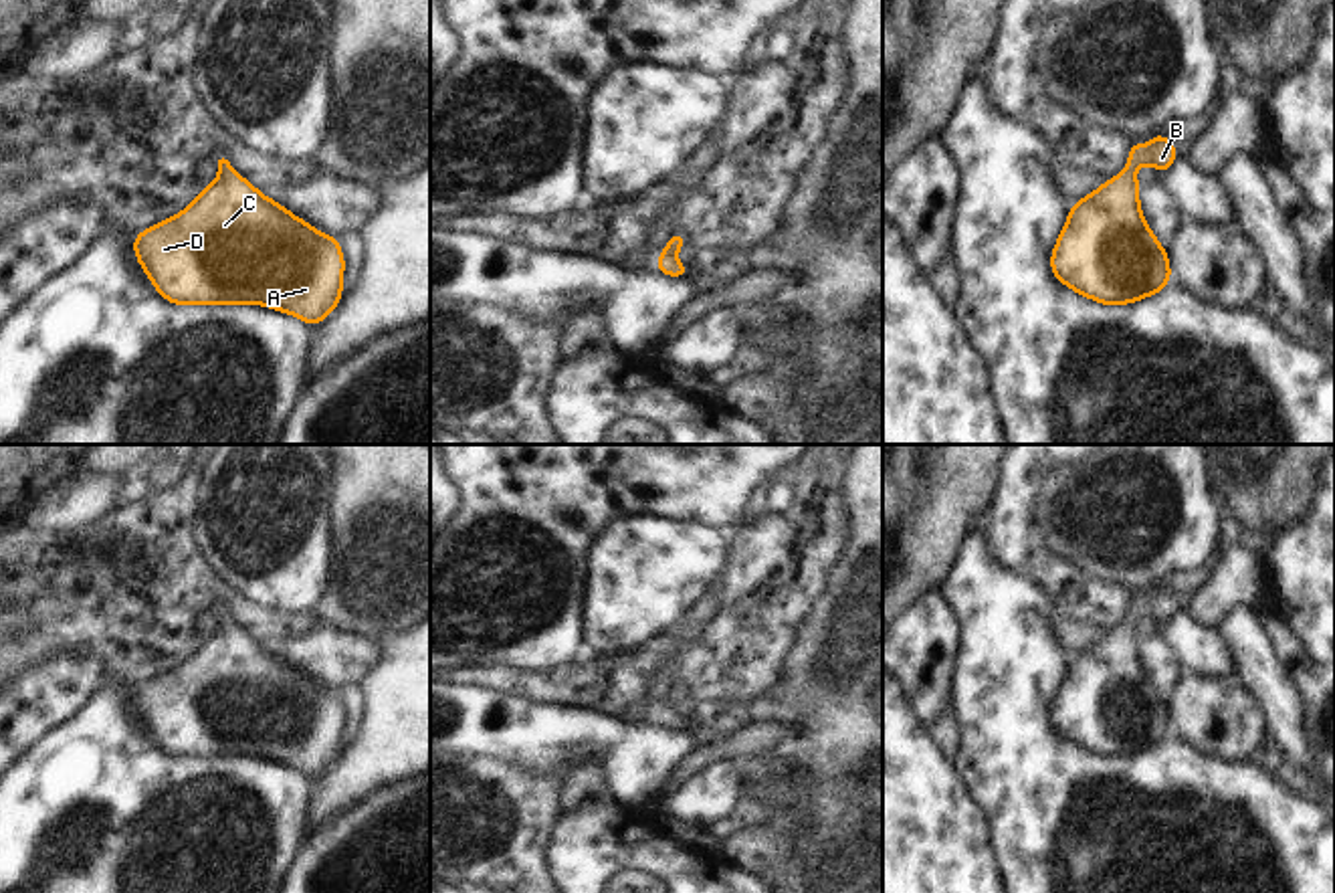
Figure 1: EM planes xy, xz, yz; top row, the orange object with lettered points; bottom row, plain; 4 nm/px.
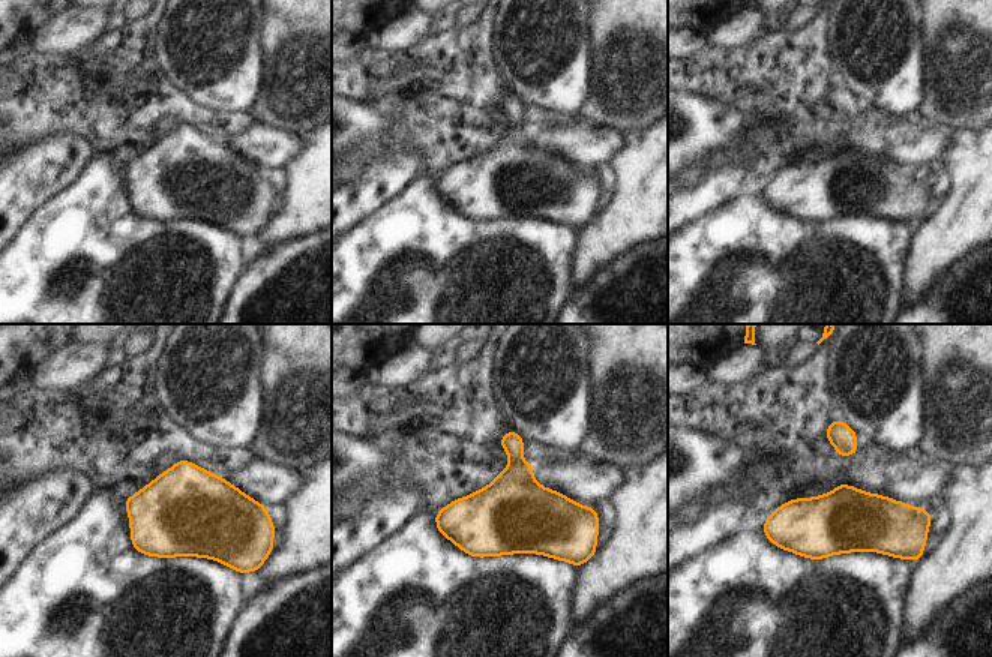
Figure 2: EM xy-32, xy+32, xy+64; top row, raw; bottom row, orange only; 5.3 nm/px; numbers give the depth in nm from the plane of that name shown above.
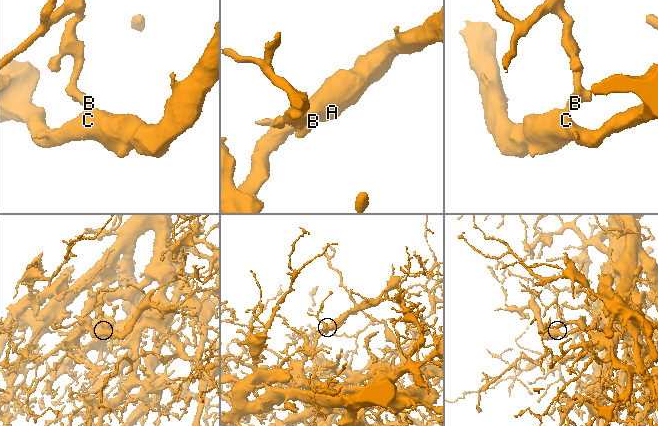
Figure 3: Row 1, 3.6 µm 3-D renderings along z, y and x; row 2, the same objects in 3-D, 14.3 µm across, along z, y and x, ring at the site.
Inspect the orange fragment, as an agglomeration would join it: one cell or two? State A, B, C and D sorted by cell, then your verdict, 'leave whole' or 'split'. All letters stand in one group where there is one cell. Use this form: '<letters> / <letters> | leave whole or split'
A B C D | leave whole

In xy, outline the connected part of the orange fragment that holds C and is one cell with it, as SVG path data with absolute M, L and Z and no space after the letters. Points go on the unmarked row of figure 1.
M226 606L214 610L220 630L186 663L133 691L141 721L158 746L174 758L267 758L321 776L343 750L343 705L335 689L317 685L279 655L263 649L230 622Z

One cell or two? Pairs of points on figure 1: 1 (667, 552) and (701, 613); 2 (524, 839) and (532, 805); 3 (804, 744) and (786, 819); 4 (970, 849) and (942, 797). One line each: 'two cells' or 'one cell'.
1: two cells
2: one cell
3: one cell
4: one cell

